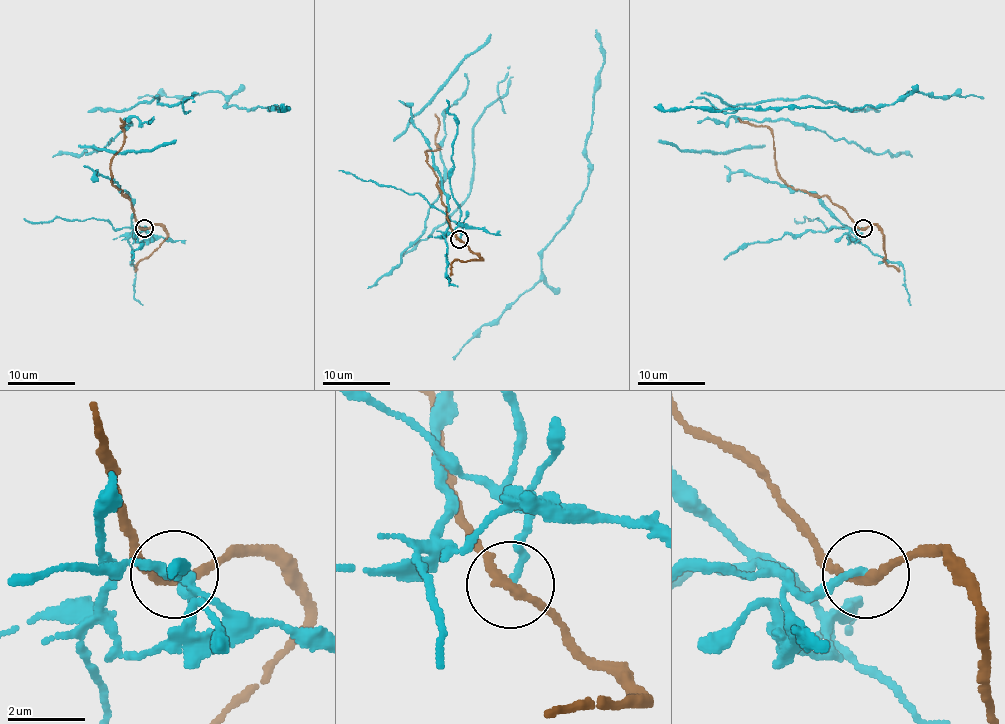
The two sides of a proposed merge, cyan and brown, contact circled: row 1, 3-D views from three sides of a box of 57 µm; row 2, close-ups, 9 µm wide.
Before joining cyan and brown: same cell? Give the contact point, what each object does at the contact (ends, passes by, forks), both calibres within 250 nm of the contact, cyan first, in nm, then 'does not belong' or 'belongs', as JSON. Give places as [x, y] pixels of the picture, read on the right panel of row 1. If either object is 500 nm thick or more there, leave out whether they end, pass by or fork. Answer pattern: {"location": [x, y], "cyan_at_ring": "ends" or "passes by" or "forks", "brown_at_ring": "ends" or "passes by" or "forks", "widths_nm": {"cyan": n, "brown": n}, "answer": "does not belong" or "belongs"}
{"location": [863, 228], "cyan_at_ring": "ends", "brown_at_ring": "passes by", "widths_nm": {"cyan": 180, "brown": 280}, "answer": "does not belong"}

